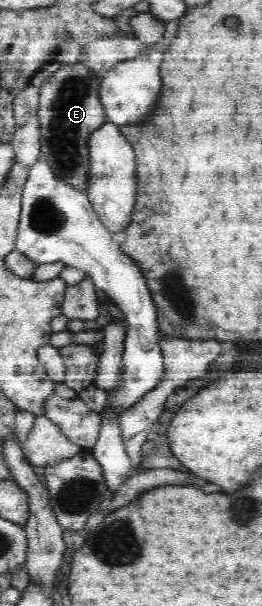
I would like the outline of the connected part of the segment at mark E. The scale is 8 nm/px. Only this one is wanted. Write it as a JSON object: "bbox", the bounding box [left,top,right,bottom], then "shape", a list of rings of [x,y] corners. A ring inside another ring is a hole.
{"bbox":[38,61,107,193],"shape":[[[79,61],[73,67],[61,67],[47,79],[47,83],[43,83],[43,87],[38,88],[40,159],[46,161],[59,179],[78,189],[79,193],[84,193],[88,180],[86,143],[90,134],[107,119],[100,102],[101,84],[102,80],[95,70]]]}

